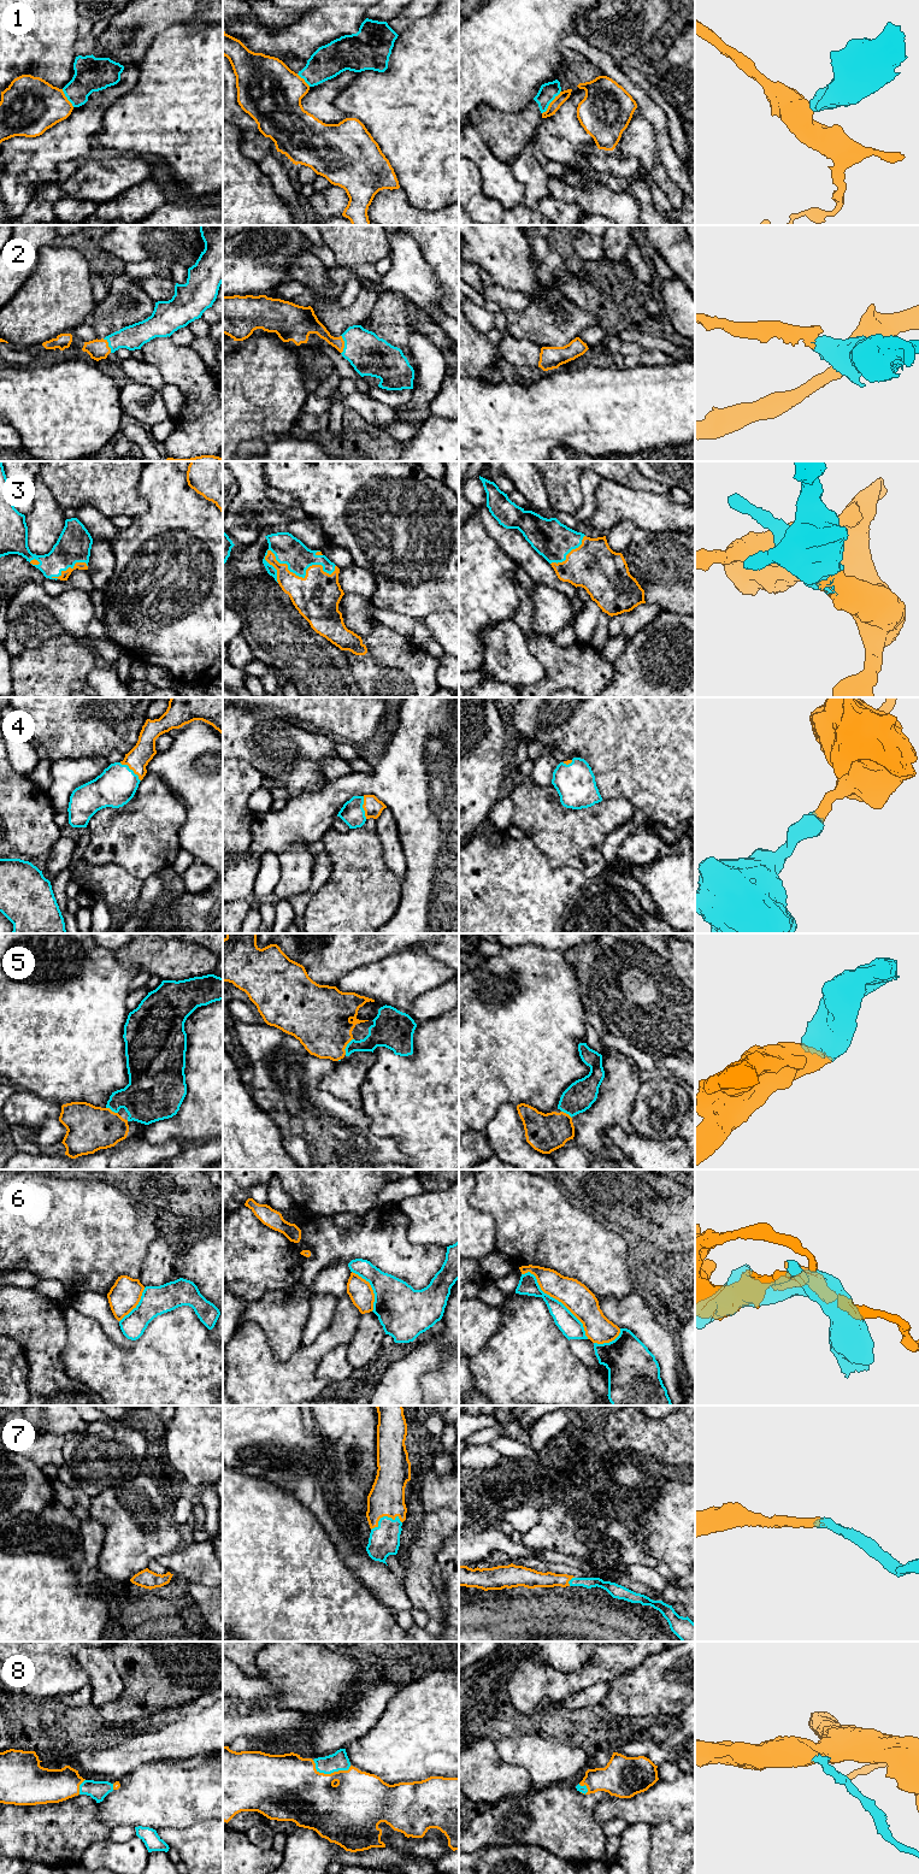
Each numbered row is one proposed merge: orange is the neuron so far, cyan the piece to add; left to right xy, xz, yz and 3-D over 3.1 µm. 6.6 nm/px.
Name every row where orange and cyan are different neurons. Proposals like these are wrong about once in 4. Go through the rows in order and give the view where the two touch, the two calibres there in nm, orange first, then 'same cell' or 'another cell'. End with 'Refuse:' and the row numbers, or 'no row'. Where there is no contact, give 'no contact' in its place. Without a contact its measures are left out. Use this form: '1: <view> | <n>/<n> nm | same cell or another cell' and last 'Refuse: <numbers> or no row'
1: yz | 70/120 nm | another cell
2: xz | 110/280 nm | same cell
3: xz | 300/190 nm | same cell
4: xy | 150/260 nm | same cell
5: xz | 400/170 nm | same cell
6: yz | 190/140 nm | another cell
7: xz | 240/200 nm | same cell
8: xz | 380/130 nm | same cell
Refuse: 1, 6

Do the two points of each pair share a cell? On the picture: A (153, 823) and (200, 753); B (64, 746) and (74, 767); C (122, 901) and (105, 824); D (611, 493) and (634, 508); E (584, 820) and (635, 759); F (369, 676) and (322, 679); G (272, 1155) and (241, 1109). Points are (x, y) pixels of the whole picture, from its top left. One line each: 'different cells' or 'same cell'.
A: different cells
B: different cells
C: different cells
D: same cell
E: different cells
F: different cells
G: same cell

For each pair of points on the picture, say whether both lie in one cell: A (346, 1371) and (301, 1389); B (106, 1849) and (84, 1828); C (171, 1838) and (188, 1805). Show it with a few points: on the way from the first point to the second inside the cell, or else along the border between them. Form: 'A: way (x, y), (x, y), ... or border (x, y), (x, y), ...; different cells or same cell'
A: border (333, 1350), (317, 1368), (330, 1383); different cells
B: border (107, 1837), (95, 1840), (84, 1851), (80, 1861); different cells
C: border (205, 1820), (186, 1827), (155, 1830); different cells

